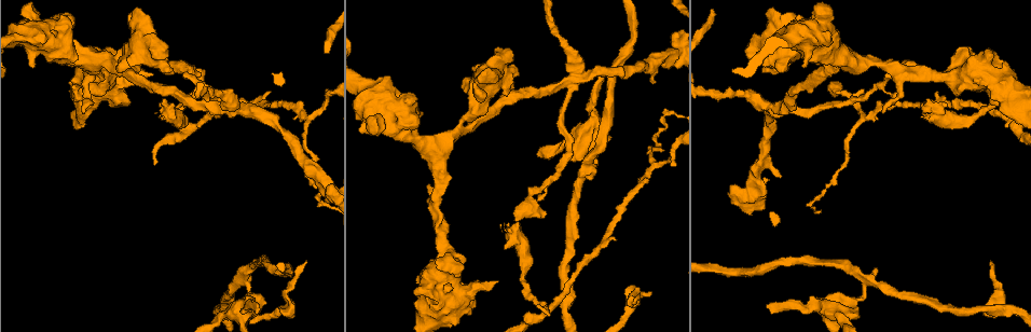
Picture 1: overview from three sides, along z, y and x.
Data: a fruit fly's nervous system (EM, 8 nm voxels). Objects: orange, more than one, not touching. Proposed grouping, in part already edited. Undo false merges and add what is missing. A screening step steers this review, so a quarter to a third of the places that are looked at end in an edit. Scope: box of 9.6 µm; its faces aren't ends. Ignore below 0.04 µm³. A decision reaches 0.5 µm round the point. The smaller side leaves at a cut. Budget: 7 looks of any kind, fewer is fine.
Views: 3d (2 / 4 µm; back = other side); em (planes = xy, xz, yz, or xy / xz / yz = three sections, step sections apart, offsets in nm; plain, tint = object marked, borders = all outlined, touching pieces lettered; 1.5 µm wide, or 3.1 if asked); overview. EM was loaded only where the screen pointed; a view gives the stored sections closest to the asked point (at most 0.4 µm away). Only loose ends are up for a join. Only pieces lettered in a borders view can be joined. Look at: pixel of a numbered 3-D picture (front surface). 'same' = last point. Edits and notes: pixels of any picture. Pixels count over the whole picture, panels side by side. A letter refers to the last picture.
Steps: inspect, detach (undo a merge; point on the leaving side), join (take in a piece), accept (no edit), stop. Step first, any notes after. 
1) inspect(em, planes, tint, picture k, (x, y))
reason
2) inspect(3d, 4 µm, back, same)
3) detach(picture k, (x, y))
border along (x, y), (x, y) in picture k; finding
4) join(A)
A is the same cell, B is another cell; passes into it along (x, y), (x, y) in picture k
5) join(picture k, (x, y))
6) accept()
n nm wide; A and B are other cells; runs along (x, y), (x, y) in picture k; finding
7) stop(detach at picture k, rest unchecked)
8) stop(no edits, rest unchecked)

inspect(em, planes, tint, picture 1, (256, 306))
an open end

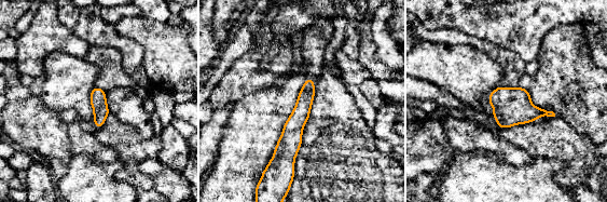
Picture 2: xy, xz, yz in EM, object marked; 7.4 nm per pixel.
inspect(em, planes, borders, same)

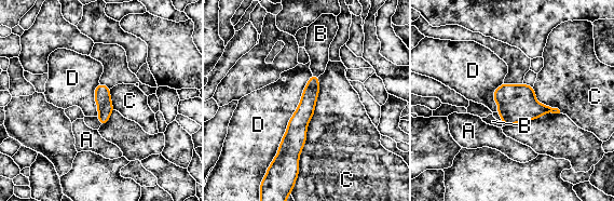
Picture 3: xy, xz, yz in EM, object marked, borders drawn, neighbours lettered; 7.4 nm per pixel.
join(B)
120 nm wide; B is the same cell, A, C and D are other cells; passes into it along (306, 106), (315, 76), (317, 42) in picture 3; the neuron continues

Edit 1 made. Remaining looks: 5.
inspect(3d, 2 µm, back, picture 1, (537, 305))
tapers out

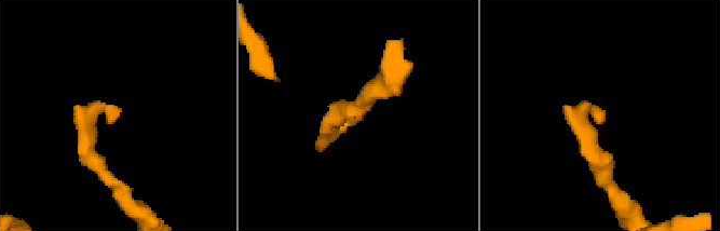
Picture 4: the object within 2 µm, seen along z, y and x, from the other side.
inspect(em, xz, step 4, tint, picture 4, (117, 116))
need the tissue

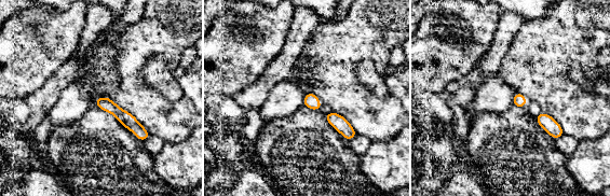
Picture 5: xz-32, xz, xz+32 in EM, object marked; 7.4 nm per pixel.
inspect(em, xz, step 4, borders, same)

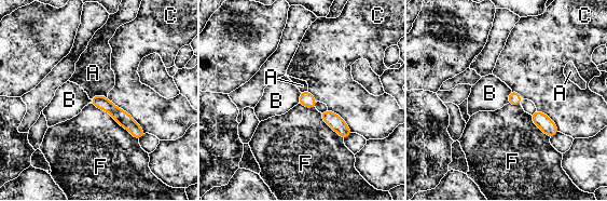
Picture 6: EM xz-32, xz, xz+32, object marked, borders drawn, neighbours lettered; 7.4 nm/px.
accept()
A, B, C and F are other cells; runs along (94, 99), (110, 107), (140, 133) in picture 6; no lettered piece goes on from it

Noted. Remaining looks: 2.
stop(join at picture 3, rest unchecked)

